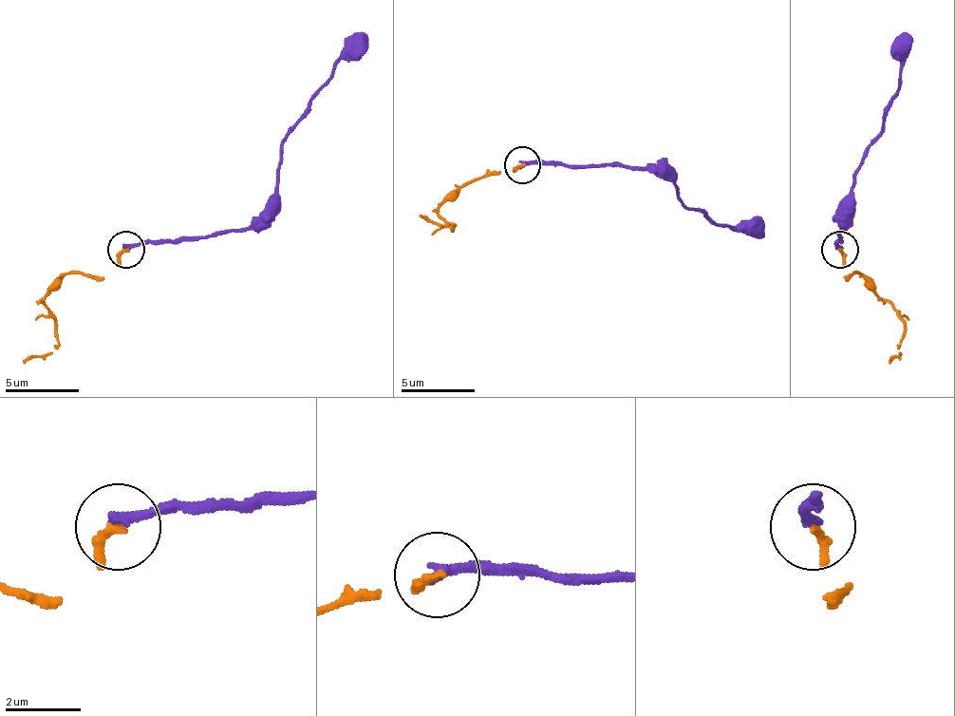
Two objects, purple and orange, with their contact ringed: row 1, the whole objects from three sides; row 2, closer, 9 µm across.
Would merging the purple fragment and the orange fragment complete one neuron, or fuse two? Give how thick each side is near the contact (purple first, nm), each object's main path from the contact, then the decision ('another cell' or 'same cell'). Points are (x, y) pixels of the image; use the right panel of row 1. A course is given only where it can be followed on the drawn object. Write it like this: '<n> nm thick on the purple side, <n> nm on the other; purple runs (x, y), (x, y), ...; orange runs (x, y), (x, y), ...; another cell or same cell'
300 nm thick on the purple side, 240 nm on the other; purple runs (838, 249), (842, 208), (853, 190), (853, 171), (897, 90), (901, 57), (912, 35); orange runs (838, 249), (846, 278), (857, 274), (883, 296), (905, 326), (905, 337), (897, 348), (897, 355), (889, 363); another cell

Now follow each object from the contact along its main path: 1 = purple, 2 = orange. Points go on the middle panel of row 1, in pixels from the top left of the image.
1: (521, 164), (613, 164), (661, 168), (672, 178), (679, 197), (712, 223), (738, 227), (763, 237)
2: (521, 164), (517, 168), (462, 182), (440, 208), (451, 230), (451, 223), (425, 223), (419, 216)

